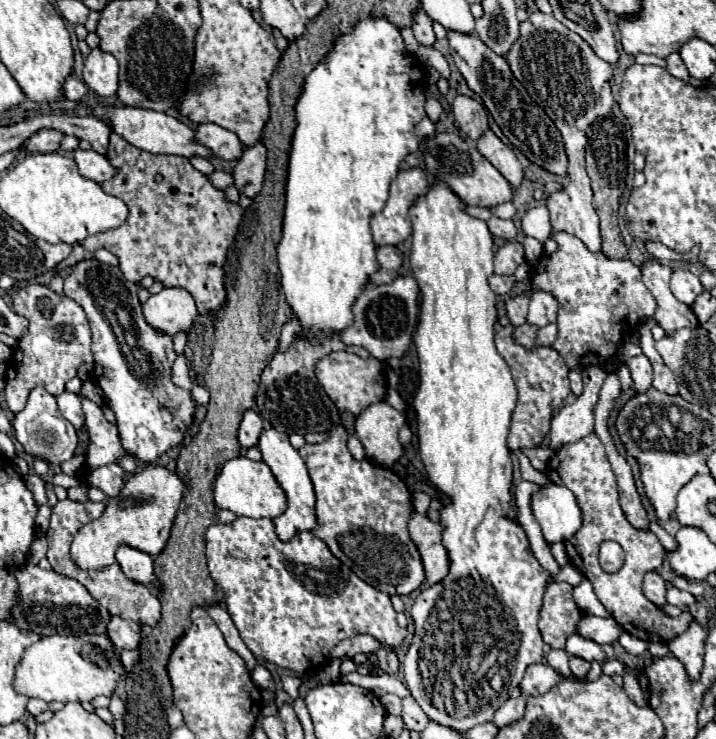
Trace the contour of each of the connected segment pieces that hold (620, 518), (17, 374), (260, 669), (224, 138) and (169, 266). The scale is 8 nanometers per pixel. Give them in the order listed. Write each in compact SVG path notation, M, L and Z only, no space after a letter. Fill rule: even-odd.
M596 434L586 436L584 440L576 444L562 446L556 454L558 462L550 466L550 480L554 480L560 486L566 486L576 496L576 502L582 510L582 526L580 530L564 542L566 554L570 556L568 562L576 566L594 586L594 592L598 600L604 604L604 608L614 616L614 620L632 634L644 634L648 632L654 640L670 640L684 632L684 628L690 624L692 616L684 612L678 618L666 616L658 606L654 606L646 596L642 594L642 578L646 572L660 568L664 560L664 546L650 530L634 528L628 518L624 516L620 502L618 502L618 484L616 474L610 468L610 462L604 452L604 444L598 440ZM604 540L616 540L624 548L624 566L618 572L604 572L598 562L598 548Z
M28 284L16 288L12 294L12 306L16 314L30 320L30 332L18 340L18 350L14 350L6 370L4 398L12 412L20 412L26 406L28 392L36 384L42 384L48 388L48 392L58 396L64 390L66 382L76 376L78 366L92 362L92 338L84 310L72 298L56 294L44 284Z
M256 666L254 670L252 670L252 680L260 686L260 688L268 688L268 690L274 690L274 680L272 680L272 674L270 674L270 670L266 670L264 666Z
M198 124L194 130L194 142L206 146L214 158L222 160L238 160L244 148L234 132L216 124Z
M110 134L110 148L106 158L116 168L116 174L102 182L102 190L126 202L128 218L122 226L98 232L88 236L82 246L90 252L98 248L110 250L120 260L120 270L130 282L140 282L144 276L152 276L154 282L160 282L164 288L182 288L192 294L198 314L218 312L226 304L226 288L224 288L224 266L228 260L228 248L238 236L238 228L244 218L244 208L240 204L230 204L224 196L224 190L214 188L202 172L198 172L188 158L184 156L152 156L150 152L140 152L132 148L122 136ZM162 174L162 182L156 184L154 176Z

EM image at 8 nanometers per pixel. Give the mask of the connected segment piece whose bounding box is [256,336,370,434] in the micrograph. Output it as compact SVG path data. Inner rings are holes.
M296 336L286 352L276 352L270 364L262 372L262 380L256 394L258 412L264 420L268 420L278 432L286 434L306 434L306 432L328 432L332 426L340 424L338 408L328 398L324 388L320 386L318 378L314 376L314 364L320 356L334 352L334 350L352 350L354 354L368 358L366 348L348 348L342 344L340 338L324 338L322 344L312 344L302 336Z

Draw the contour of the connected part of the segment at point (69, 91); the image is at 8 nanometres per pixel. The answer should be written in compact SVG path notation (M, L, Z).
M70 74L66 80L64 80L64 96L68 98L68 100L74 100L74 102L78 102L78 100L82 100L84 96L86 96L86 86L84 86L84 82L82 80L78 80L74 74Z

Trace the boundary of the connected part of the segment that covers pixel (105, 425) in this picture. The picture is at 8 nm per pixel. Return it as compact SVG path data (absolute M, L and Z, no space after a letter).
M82 398L82 408L86 414L86 430L90 436L88 452L86 452L88 470L116 462L120 456L126 454L122 444L120 444L116 424L108 422L104 418L100 406L86 400L86 398Z

